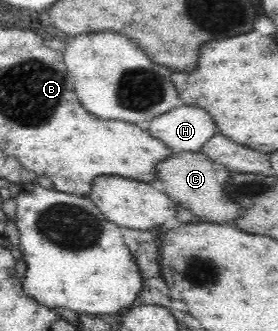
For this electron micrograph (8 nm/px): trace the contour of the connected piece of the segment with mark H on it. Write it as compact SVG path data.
M184 103L154 117L144 127L174 154L201 151L202 145L216 133L214 121L204 109Z

